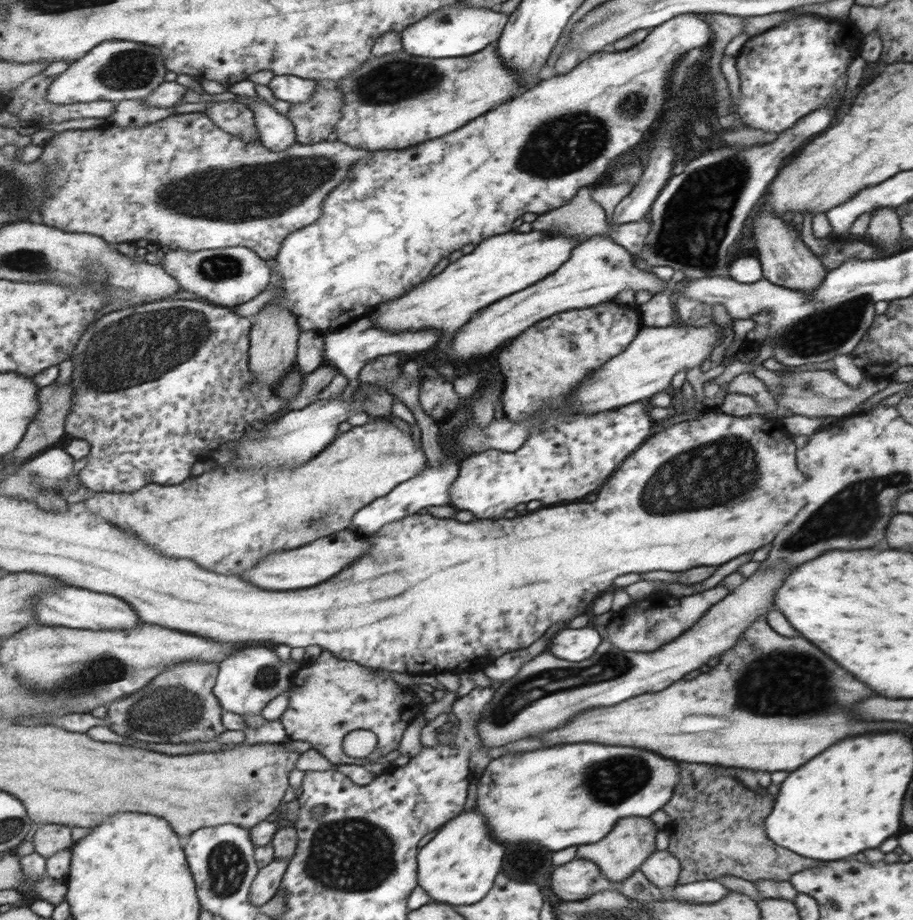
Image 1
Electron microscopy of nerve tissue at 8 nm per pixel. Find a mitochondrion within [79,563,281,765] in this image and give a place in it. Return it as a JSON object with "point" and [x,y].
{"point":[174,711]}

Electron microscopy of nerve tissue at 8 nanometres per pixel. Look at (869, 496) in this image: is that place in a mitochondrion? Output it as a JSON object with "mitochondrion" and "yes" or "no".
{"mitochondrion":"yes"}

